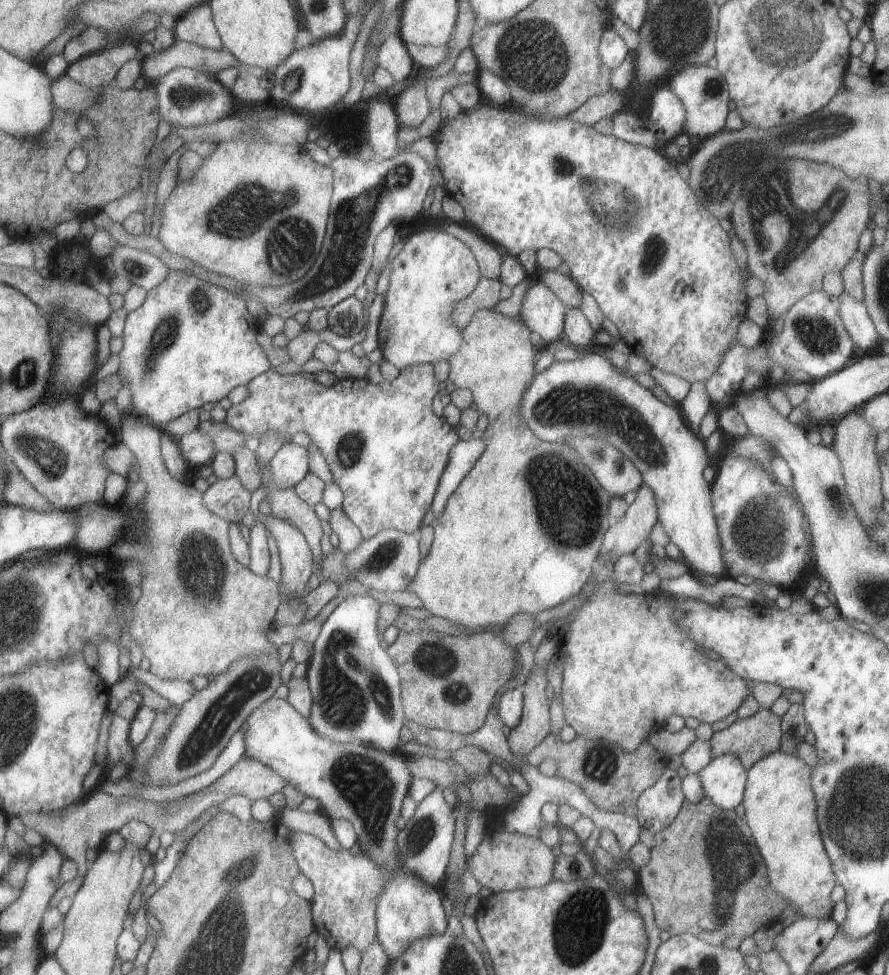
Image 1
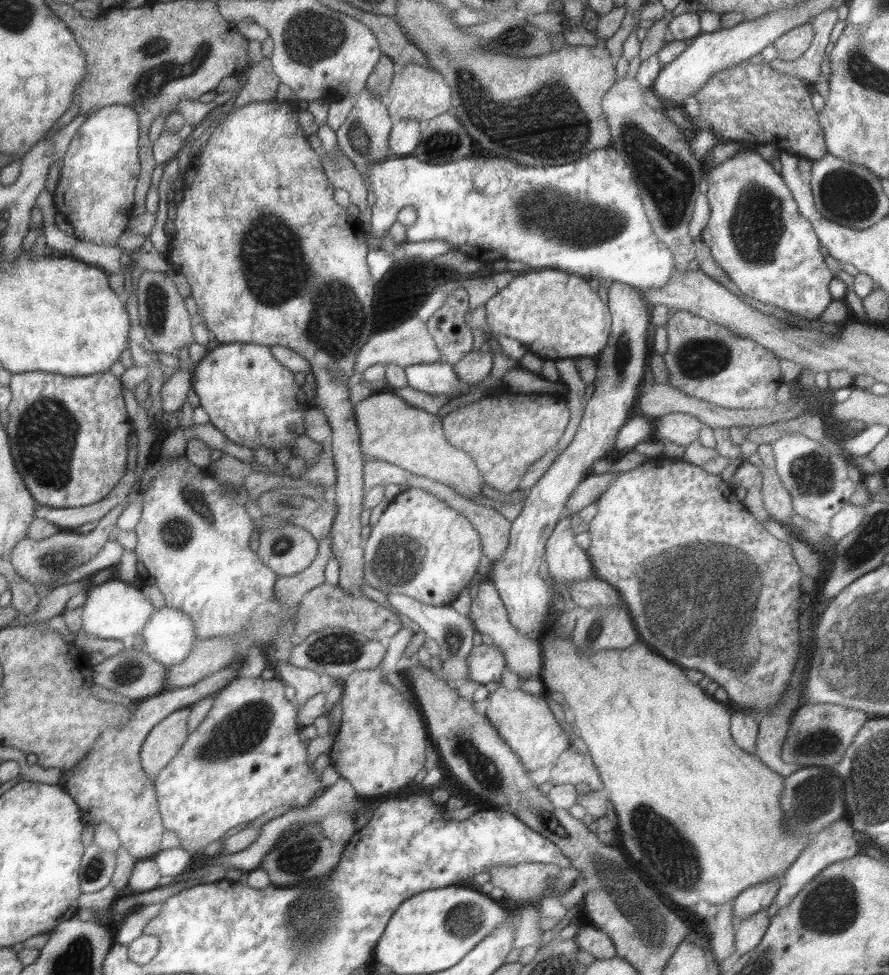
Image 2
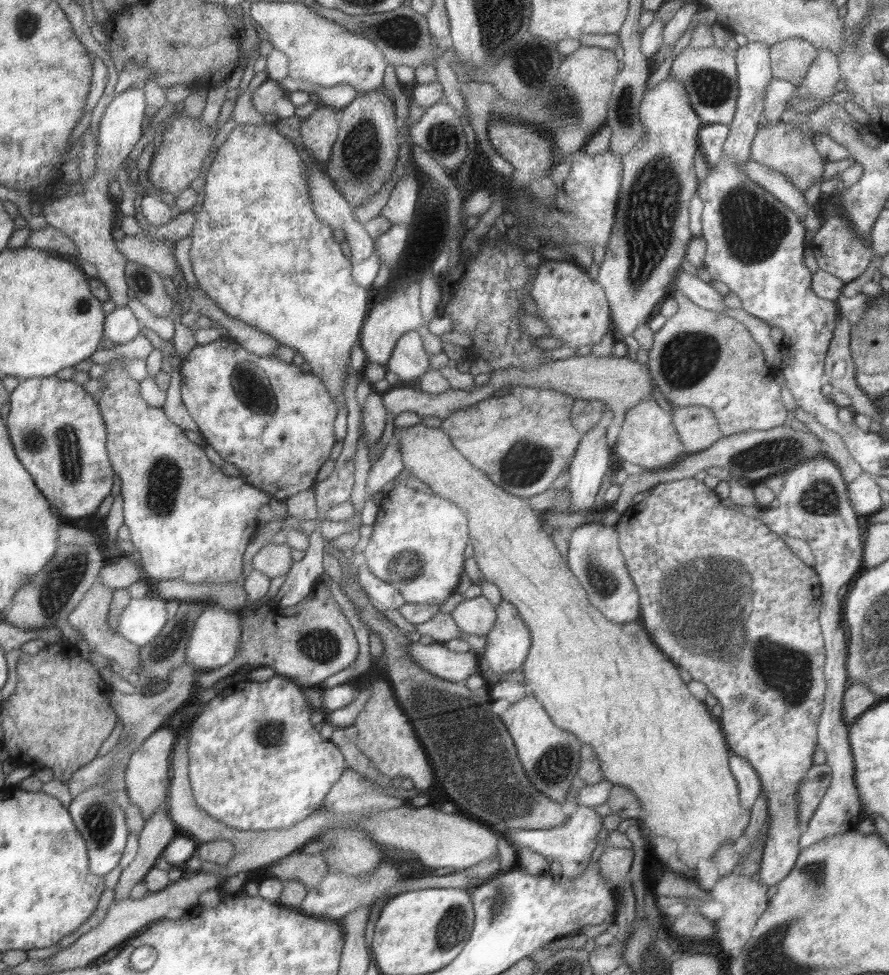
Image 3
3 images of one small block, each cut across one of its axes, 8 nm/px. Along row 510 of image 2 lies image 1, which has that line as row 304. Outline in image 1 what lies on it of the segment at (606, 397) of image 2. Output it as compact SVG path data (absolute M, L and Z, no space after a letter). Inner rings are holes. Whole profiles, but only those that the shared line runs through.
M532 280L523 294L519 316L547 344L564 339L567 306L542 281Z

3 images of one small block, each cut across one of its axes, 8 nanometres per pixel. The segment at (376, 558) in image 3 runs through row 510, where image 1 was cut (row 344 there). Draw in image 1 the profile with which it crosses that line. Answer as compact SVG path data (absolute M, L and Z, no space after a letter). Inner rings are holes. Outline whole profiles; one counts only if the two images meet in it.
M438 229L414 234L391 261L389 285L378 324L378 348L399 369L448 361L460 350L462 331L454 324L454 306L474 292L481 279L472 250Z

